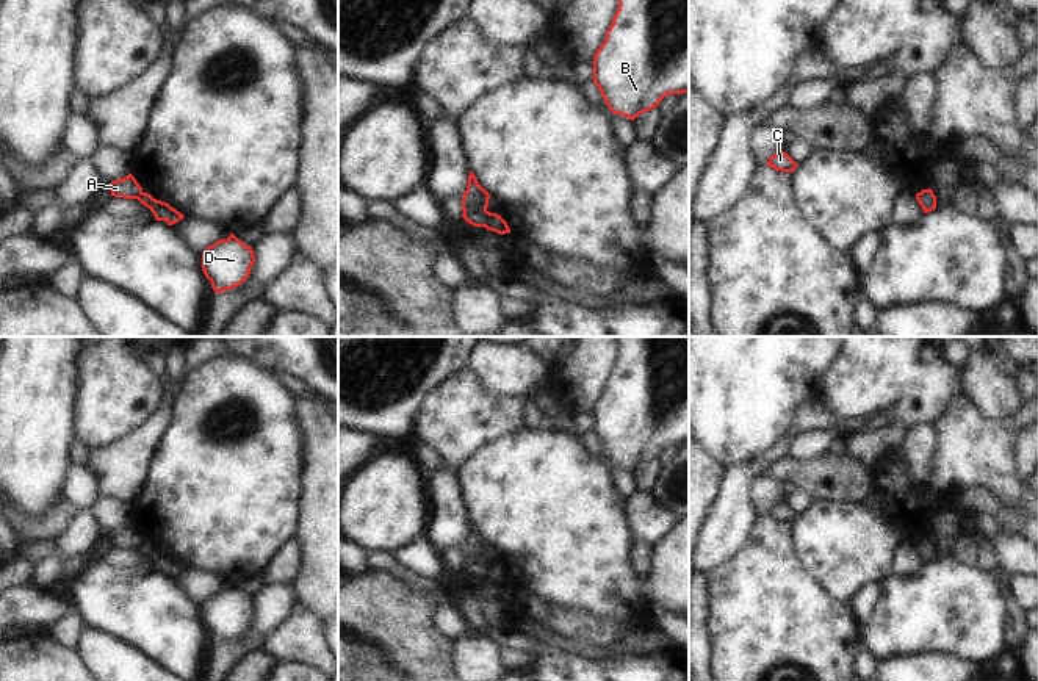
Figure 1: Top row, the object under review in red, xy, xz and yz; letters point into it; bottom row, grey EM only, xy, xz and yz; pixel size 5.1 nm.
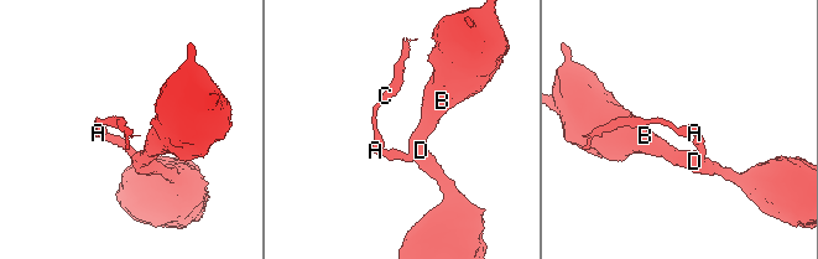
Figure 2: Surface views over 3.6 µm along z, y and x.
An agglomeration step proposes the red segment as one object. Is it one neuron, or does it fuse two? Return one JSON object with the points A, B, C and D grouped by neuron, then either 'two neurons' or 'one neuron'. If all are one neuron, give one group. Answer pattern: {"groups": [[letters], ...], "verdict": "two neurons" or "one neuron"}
{"groups": [["A", "C"], ["B", "D"]], "verdict": "two neurons"}

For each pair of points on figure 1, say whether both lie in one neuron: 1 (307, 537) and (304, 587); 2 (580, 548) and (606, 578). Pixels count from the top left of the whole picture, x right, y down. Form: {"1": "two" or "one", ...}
{"1": "one", "2": "one"}

